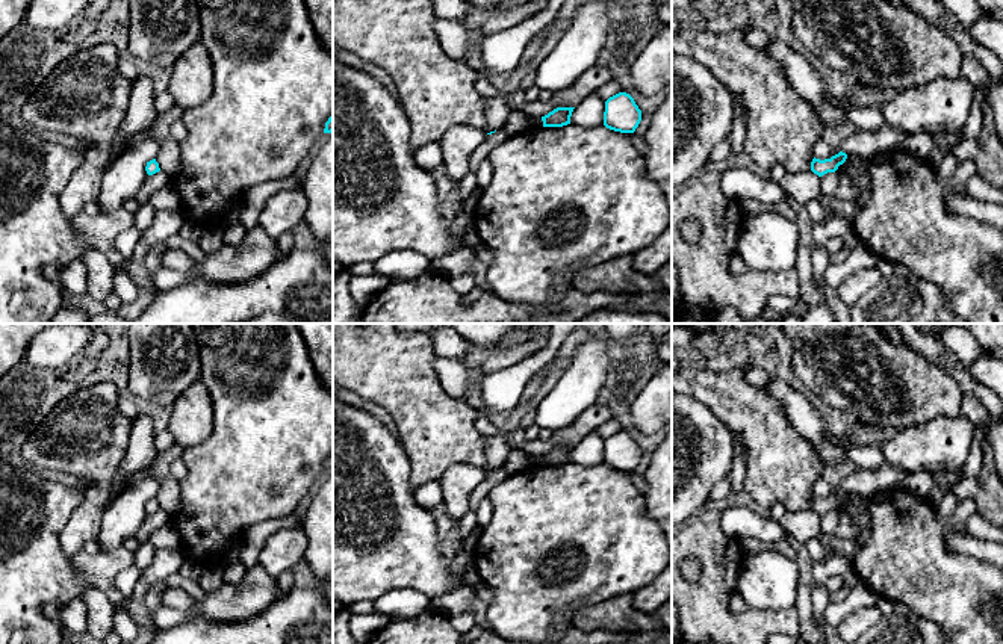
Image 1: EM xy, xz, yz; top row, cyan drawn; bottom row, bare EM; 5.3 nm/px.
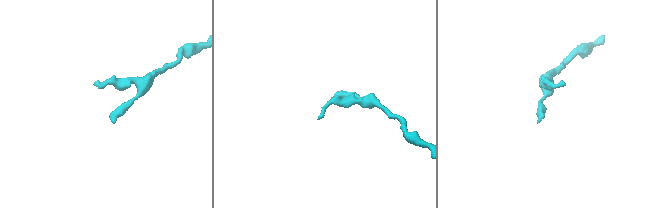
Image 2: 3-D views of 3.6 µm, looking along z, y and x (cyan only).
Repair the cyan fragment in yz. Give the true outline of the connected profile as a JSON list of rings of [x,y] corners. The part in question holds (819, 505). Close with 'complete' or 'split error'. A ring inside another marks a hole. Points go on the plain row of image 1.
[[[840,490],[838,493],[832,494],[831,497],[812,497],[811,500],[811,509],[817,512],[818,516],[828,512],[828,511],[835,511],[840,503],[843,503],[847,497],[847,493]]]; complete

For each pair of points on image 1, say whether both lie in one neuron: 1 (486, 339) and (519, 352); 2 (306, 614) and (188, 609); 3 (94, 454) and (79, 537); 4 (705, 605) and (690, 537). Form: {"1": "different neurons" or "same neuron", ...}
{"1": "different neurons", "2": "same neuron", "3": "same neuron", "4": "same neuron"}

